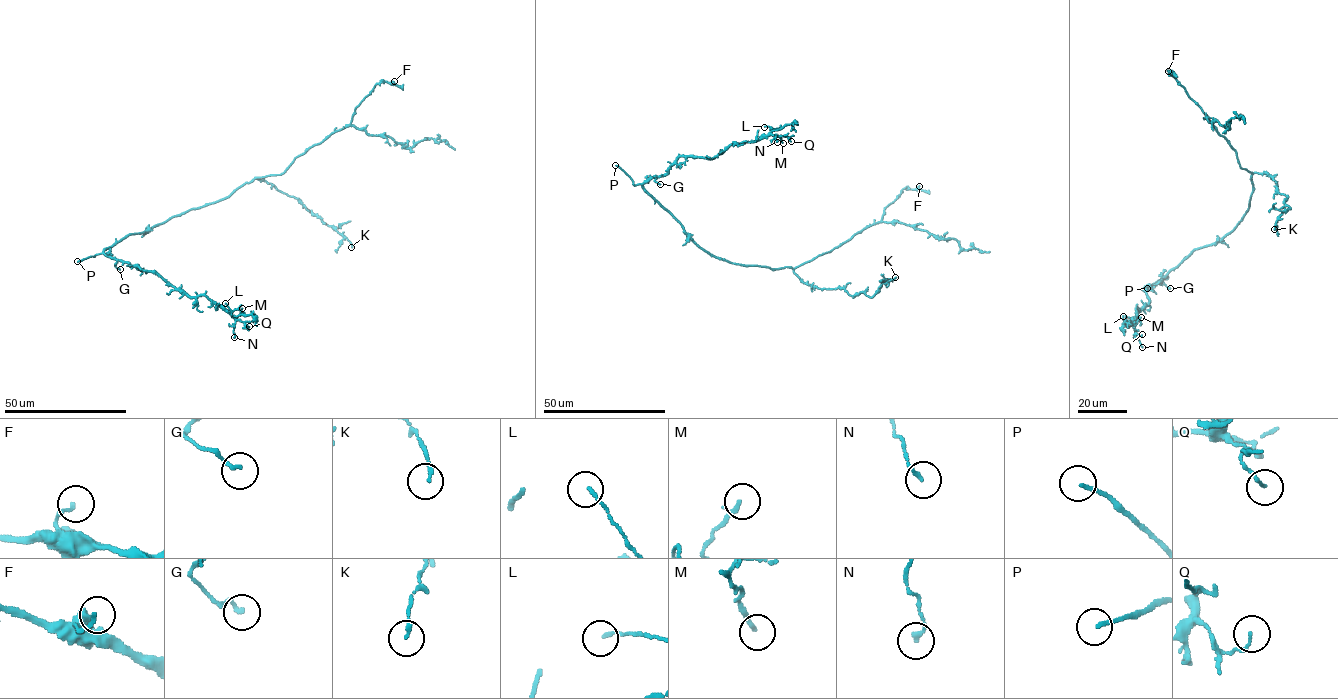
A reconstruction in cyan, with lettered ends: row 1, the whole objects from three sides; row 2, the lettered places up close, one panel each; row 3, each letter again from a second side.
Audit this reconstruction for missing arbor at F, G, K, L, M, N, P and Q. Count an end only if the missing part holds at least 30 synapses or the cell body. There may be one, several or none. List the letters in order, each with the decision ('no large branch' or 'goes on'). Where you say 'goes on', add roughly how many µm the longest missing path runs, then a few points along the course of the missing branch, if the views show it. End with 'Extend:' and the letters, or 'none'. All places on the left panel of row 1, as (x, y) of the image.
F: no large branch
G: no large branch
K: no large branch
L: no large branch
M: no large branch
N: no large branch
P: goes on; about 35 µm are missing; missing branch runs (77, 261), (55, 285), (32, 289), (16, 283)
Q: no large branch
Extend: P

